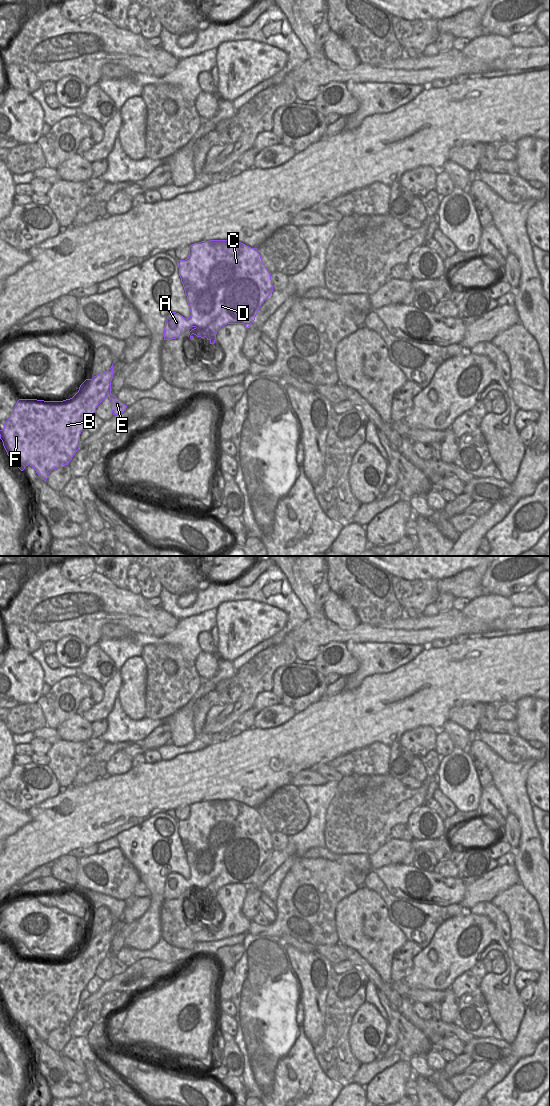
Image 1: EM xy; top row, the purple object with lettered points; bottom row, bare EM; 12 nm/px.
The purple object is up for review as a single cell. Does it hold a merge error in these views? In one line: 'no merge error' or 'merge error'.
merge error

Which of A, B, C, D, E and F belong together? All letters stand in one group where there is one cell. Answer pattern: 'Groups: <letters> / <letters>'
Groups: A B C D F / E

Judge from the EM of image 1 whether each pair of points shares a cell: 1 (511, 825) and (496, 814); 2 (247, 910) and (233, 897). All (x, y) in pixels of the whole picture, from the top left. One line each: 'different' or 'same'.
1: different
2: different

